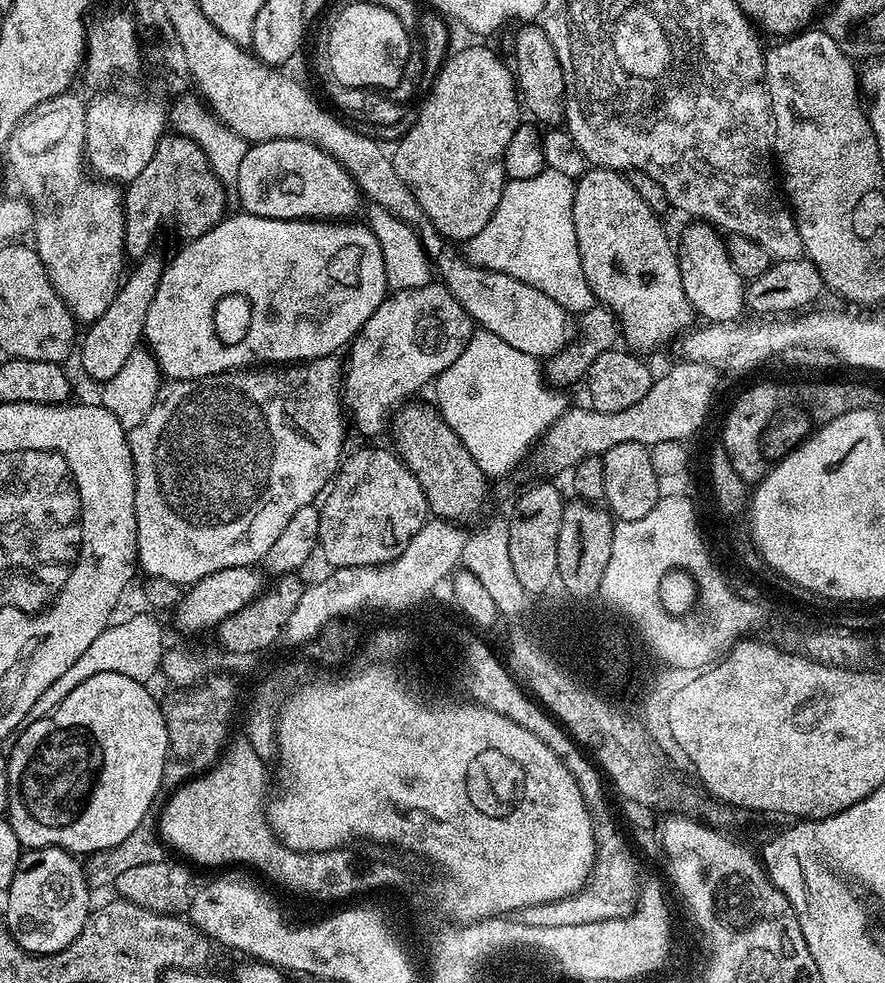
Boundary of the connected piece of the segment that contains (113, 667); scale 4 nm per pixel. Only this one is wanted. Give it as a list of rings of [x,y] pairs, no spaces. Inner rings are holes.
[[[138,614],[120,624],[115,624],[113,623],[104,628],[102,634],[98,634],[90,642],[89,649],[57,681],[52,682],[42,692],[37,702],[34,702],[33,706],[30,706],[27,710],[27,714],[21,722],[21,727],[30,726],[31,723],[38,722],[46,714],[50,714],[50,710],[58,706],[58,703],[62,702],[62,699],[66,698],[67,694],[70,694],[75,687],[80,686],[87,678],[92,678],[96,674],[123,674],[126,678],[133,678],[134,681],[143,684],[149,683],[148,680],[154,676],[157,677],[161,658],[166,649],[166,642],[164,642],[159,622],[148,614]]]

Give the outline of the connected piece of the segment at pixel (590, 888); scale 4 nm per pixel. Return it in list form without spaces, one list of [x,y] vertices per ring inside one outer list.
[[[625,837],[620,842],[620,848],[596,849],[596,862],[592,867],[592,872],[588,877],[587,883],[575,895],[557,903],[556,910],[559,910],[557,919],[561,923],[574,922],[576,925],[581,925],[622,919],[631,915],[637,907],[638,885],[640,882],[640,877],[638,878],[638,866],[631,851],[633,852],[633,849]]]

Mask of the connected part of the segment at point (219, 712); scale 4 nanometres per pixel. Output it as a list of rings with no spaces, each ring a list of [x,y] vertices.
[[[212,674],[207,679],[208,684],[173,691],[172,701],[163,705],[168,731],[168,761],[164,767],[162,785],[165,793],[175,792],[187,780],[214,767],[233,731],[232,719],[238,716],[236,703],[240,700],[240,692],[232,681],[235,679],[228,674]]]

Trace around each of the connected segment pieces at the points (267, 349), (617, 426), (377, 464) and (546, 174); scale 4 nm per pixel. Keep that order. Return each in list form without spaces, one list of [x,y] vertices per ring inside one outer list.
[[[225,215],[219,224],[202,234],[196,240],[187,241],[186,246],[171,261],[167,261],[164,273],[154,294],[154,302],[150,302],[150,310],[146,310],[143,339],[147,351],[151,352],[160,366],[161,373],[168,380],[197,380],[223,372],[251,370],[257,366],[283,366],[317,360],[323,356],[339,353],[340,347],[351,345],[361,326],[378,310],[390,289],[386,282],[386,266],[382,262],[382,246],[367,223],[333,222],[323,218],[311,220],[275,220],[261,216]]]
[[[680,360],[666,374],[658,376],[642,400],[616,413],[602,413],[589,406],[565,409],[542,440],[539,466],[548,473],[569,471],[586,456],[603,456],[622,442],[638,442],[649,448],[664,441],[686,442],[706,420],[718,384],[718,370],[712,364]]]
[[[360,448],[350,456],[341,463],[323,497],[324,504],[319,505],[318,548],[320,552],[324,551],[324,556],[333,569],[390,563],[403,553],[407,544],[422,530],[430,516],[426,494],[422,486],[418,486],[418,478],[414,478],[414,474],[401,462],[395,451],[388,449],[387,452],[384,448]]]
[[[549,167],[534,174],[534,178],[508,180],[490,222],[486,222],[486,226],[482,226],[482,230],[478,230],[478,234],[466,242],[468,263],[487,268],[489,272],[510,274],[510,278],[518,278],[534,286],[534,290],[542,290],[542,294],[554,298],[554,302],[558,302],[558,306],[565,308],[569,314],[587,314],[594,306],[594,297],[590,282],[586,282],[586,274],[582,274],[582,258],[578,250],[578,238],[574,234],[572,207],[575,189],[572,179]]]

